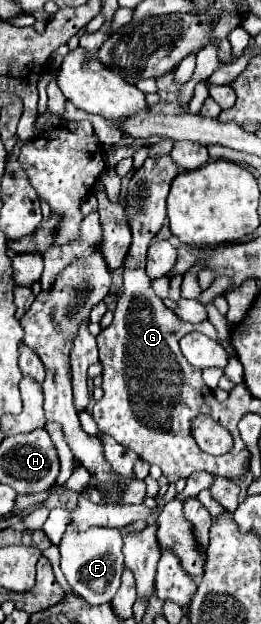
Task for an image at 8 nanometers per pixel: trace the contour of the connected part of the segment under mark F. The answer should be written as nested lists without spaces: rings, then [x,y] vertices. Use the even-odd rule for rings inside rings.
[[[68,528],[60,542],[60,568],[68,584],[88,602],[88,604],[106,604],[114,598],[120,588],[120,576],[124,570],[122,556],[122,536],[114,528],[90,528],[86,532],[76,532]]]

